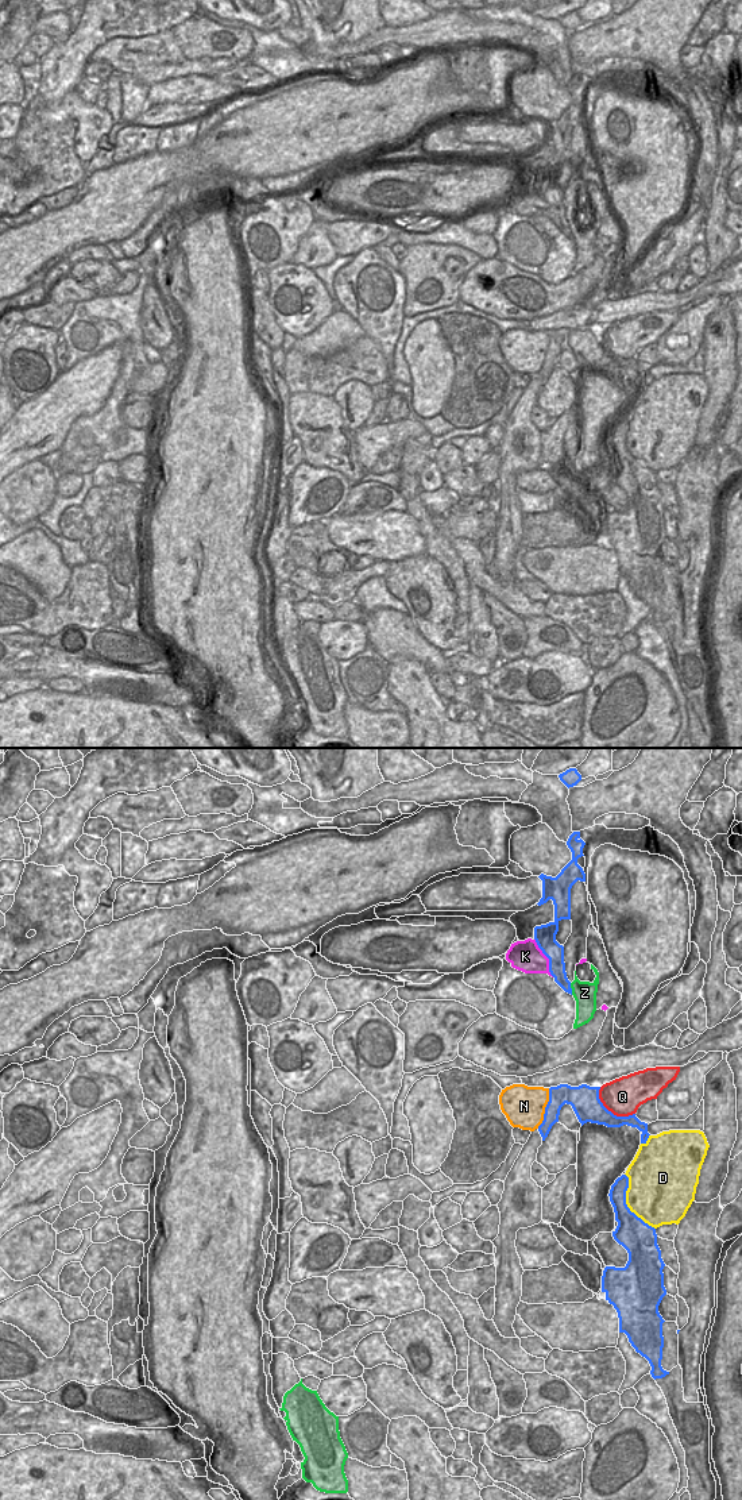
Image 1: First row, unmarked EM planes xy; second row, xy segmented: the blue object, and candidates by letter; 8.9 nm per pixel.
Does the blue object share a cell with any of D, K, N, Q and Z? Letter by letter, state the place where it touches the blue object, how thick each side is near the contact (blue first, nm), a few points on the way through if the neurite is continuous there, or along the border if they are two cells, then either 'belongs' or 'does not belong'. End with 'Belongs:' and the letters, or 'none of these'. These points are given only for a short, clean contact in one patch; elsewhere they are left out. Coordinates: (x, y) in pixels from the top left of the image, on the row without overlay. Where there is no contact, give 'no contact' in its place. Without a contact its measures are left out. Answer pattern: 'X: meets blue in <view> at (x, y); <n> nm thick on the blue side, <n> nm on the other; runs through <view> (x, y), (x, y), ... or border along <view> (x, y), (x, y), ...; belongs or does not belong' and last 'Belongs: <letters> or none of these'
D: meets blue in xy at (626, 448); 280 nm thick on the blue side, 460 nm on the other; does not belong
K: meets blue in xy at (547, 200); 190 nm thick on the blue side, 280 nm on the other; does not belong
N: meets blue in xy at (545, 353); 170 nm thick on the blue side, 360 nm on the other; border along xy (549, 332), (549, 344), (545, 351), (544, 363), (537, 371); does not belong
Q: meets blue in xy at (610, 355); 260 nm thick on the blue side, 340 nm on the other; does not belong
Z: meets blue in xy at (571, 232); 140 nm thick on the blue side, 220 nm on the other; does not belong
Belongs: none of these

